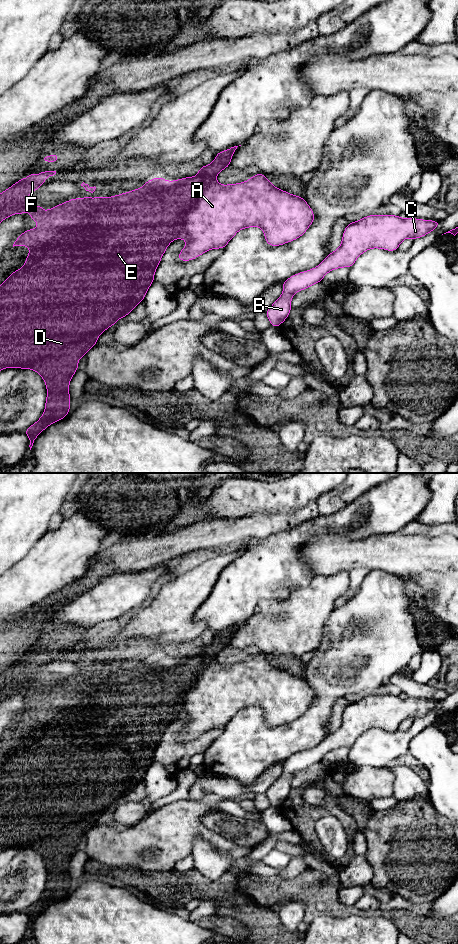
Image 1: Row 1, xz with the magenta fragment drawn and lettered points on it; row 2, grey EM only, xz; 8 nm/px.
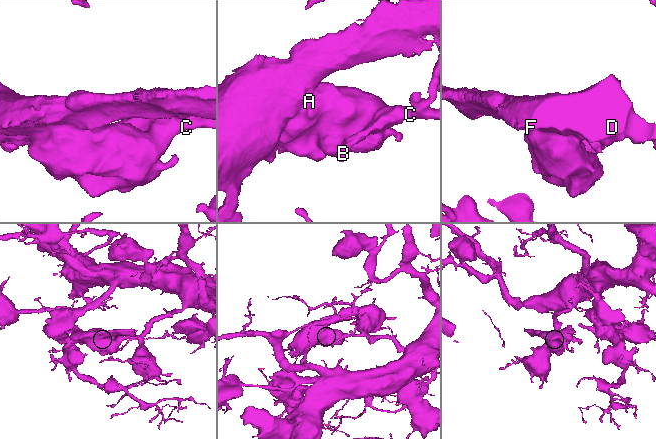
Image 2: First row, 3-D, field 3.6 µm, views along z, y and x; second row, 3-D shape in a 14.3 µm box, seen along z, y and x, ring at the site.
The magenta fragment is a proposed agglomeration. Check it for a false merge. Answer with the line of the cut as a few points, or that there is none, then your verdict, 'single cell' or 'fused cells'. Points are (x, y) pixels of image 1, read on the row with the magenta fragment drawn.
cut in xz along (214, 179), (203, 188), (189, 208), (178, 226), (175, 238); fused cells

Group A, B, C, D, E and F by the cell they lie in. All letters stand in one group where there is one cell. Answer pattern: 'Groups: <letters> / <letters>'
Groups: A B C / D E F

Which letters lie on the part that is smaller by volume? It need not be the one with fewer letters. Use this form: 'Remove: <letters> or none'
Remove: D, E, F

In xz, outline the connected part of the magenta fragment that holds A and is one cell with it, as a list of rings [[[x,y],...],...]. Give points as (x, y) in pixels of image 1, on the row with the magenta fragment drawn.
[[[262,173],[236,184],[222,185],[214,180],[203,187],[178,226],[176,239],[186,240],[178,259],[190,261],[210,249],[224,249],[239,230],[248,227],[260,227],[268,245],[280,246],[302,236],[314,218],[303,197],[276,188]]]

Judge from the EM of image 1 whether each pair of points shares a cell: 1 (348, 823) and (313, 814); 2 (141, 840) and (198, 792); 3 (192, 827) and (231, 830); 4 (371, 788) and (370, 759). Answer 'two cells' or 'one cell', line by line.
1: one cell
2: two cells
3: two cells
4: two cells

